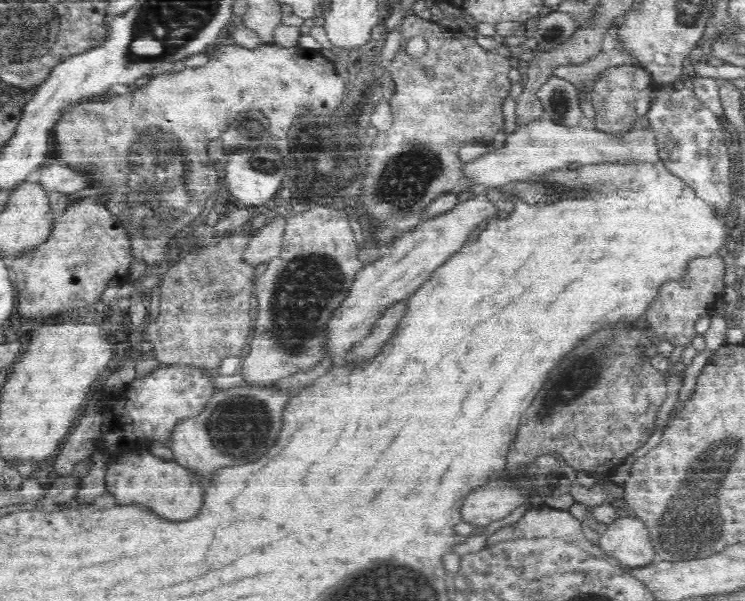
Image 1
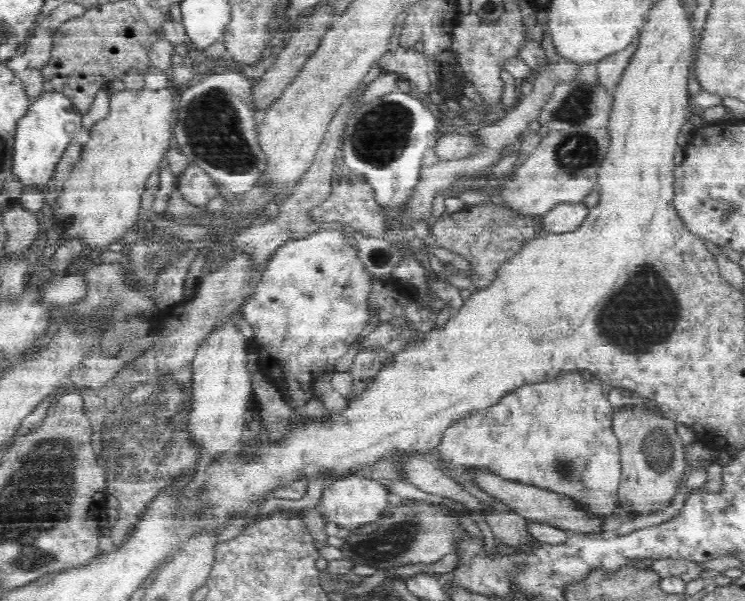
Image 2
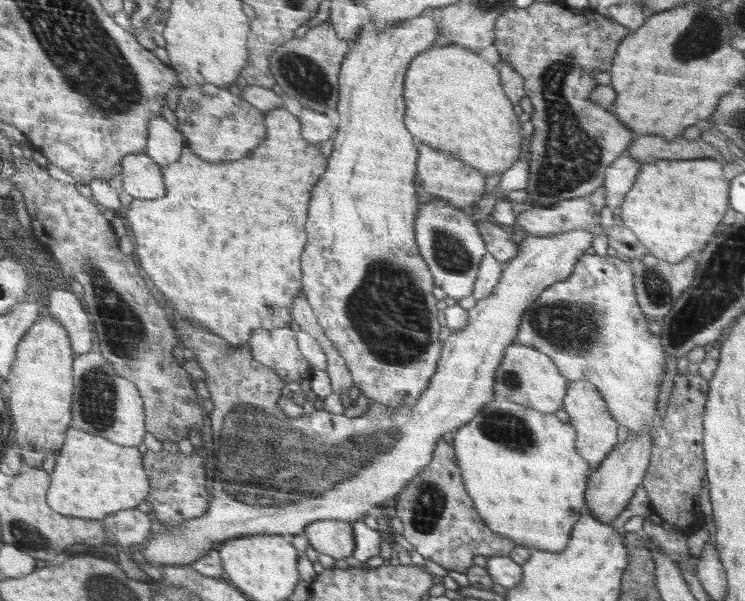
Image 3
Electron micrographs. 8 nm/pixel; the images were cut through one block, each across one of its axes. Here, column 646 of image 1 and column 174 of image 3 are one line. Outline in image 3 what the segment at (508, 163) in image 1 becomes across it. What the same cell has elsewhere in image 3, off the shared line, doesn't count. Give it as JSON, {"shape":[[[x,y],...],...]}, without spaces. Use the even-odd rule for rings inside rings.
{"shape":[[[155,116],[150,122],[146,153],[162,167],[176,162],[182,154],[184,138],[164,117]]]}

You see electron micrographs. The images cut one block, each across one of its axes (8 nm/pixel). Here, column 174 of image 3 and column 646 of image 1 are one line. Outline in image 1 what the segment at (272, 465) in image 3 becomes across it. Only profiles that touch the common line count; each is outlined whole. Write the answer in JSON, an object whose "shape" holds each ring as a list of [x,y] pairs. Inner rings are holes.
{"shape":[[[726,256],[696,257],[685,266],[685,273],[677,279],[668,280],[668,284],[660,290],[656,302],[650,304],[646,312],[647,324],[651,326],[653,336],[662,342],[670,342],[672,346],[690,346],[697,335],[696,320],[702,314],[710,314],[715,302],[723,295],[723,276],[727,261]],[[625,513],[607,525],[599,547],[624,568],[636,568],[657,560],[644,521]]]}

